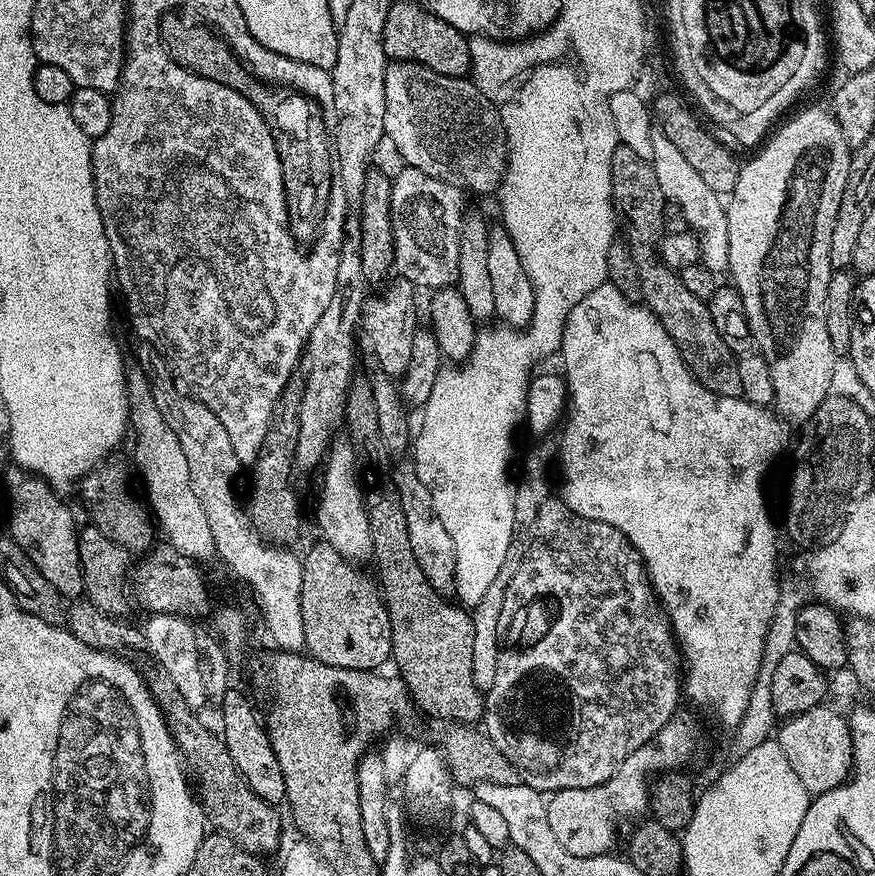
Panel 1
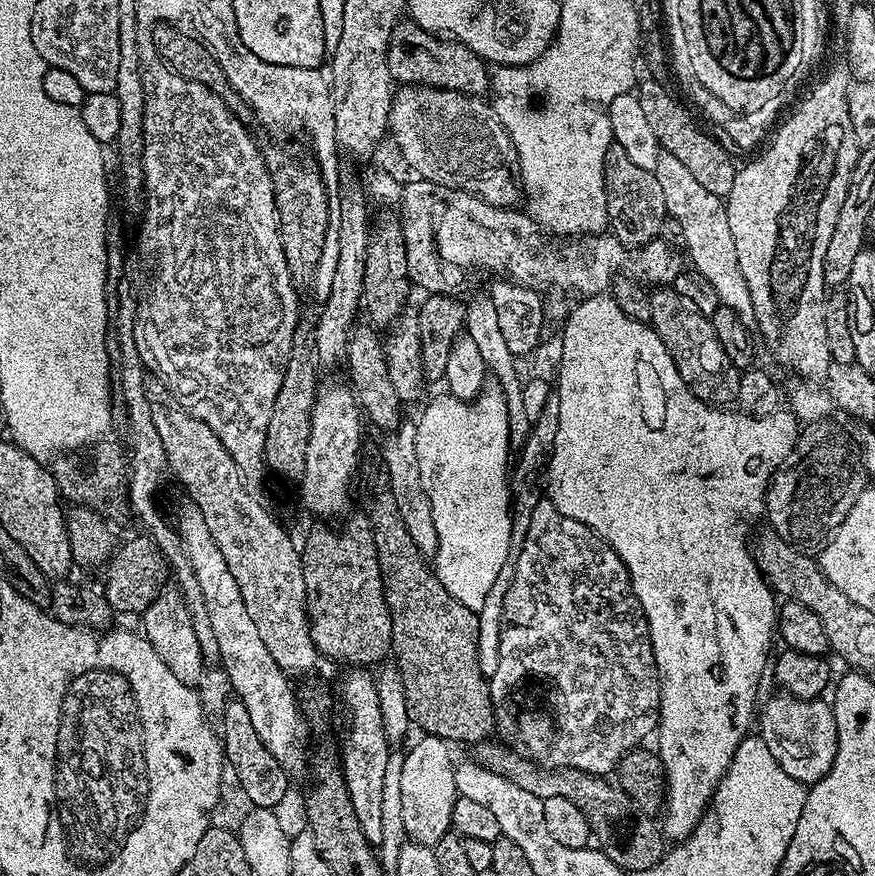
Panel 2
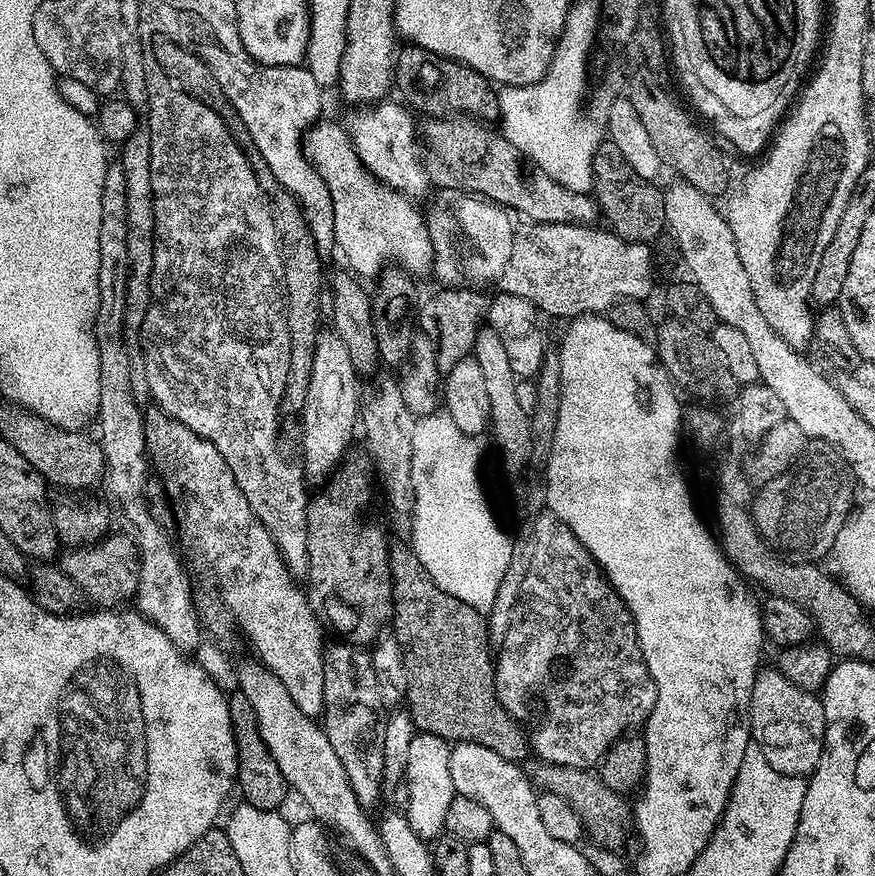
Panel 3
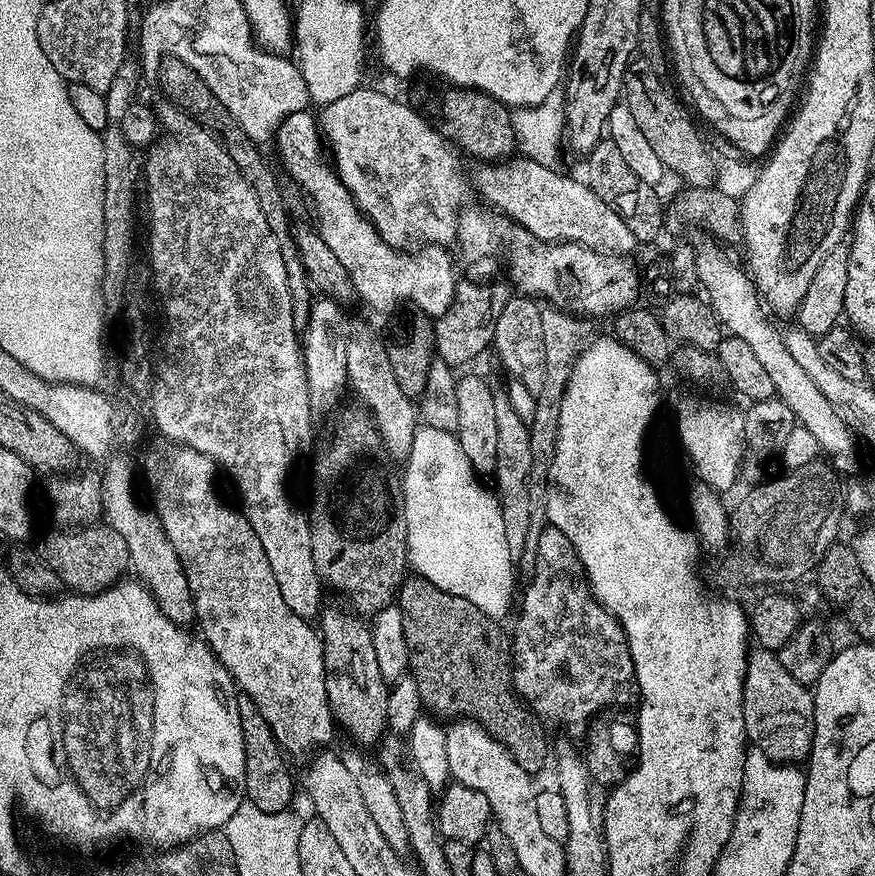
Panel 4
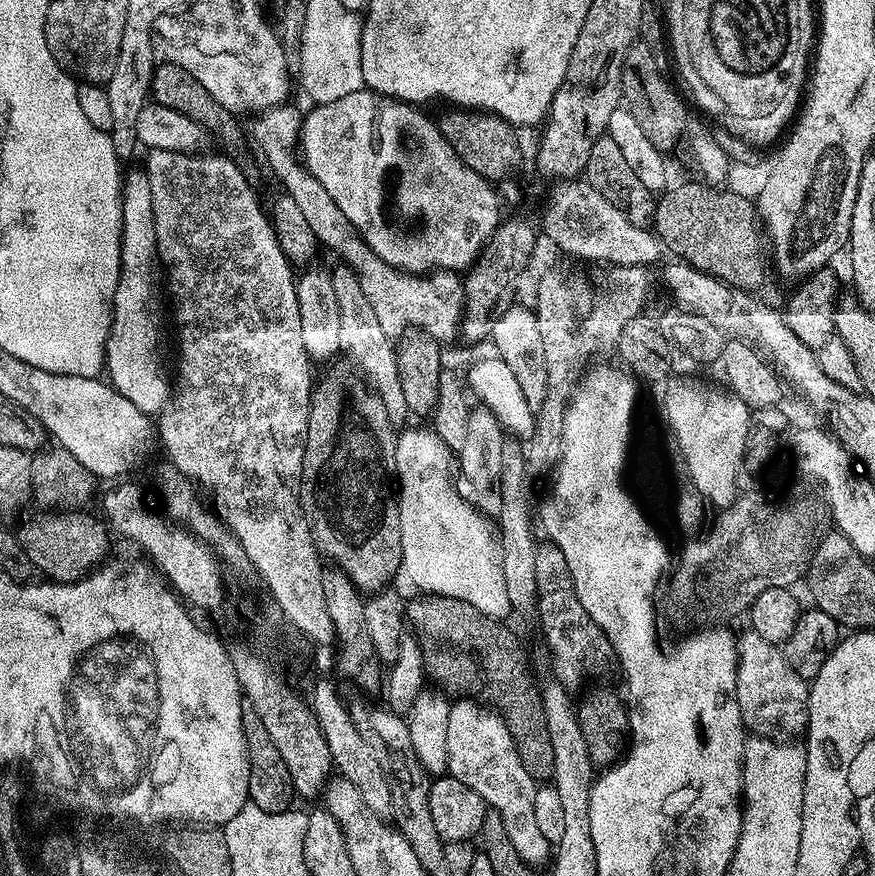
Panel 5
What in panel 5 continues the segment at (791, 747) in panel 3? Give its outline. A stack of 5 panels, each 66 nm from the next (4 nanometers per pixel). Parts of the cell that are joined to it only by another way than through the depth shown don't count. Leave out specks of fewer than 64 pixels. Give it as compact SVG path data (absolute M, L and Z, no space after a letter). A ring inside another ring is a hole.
M744 630L736 636L736 697L738 710L742 714L745 729L756 734L780 734L785 732L785 737L792 738L795 732L803 733L808 726L808 690L809 681L803 680L786 662L783 651L777 645L766 642L759 634Z

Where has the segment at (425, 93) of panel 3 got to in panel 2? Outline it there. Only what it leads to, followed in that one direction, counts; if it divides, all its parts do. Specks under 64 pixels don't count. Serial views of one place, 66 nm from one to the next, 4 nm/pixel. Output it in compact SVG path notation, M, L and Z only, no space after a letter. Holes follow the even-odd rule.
M410 18L394 26L388 43L388 65L393 81L400 84L428 84L432 88L484 96L490 88L490 68L460 41L422 30Z

